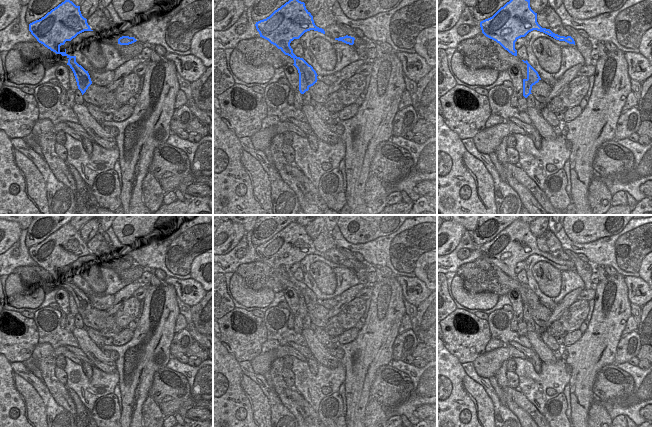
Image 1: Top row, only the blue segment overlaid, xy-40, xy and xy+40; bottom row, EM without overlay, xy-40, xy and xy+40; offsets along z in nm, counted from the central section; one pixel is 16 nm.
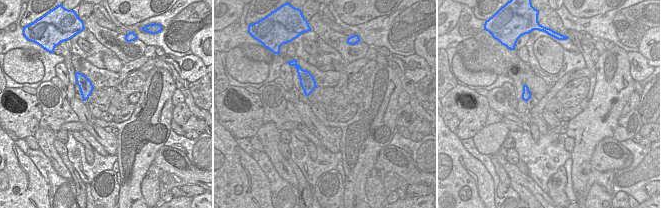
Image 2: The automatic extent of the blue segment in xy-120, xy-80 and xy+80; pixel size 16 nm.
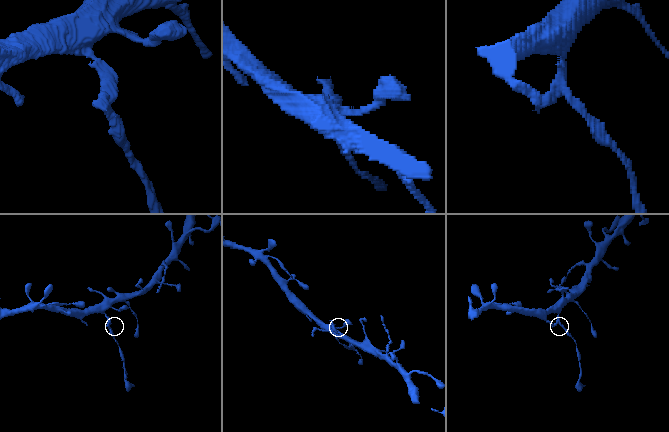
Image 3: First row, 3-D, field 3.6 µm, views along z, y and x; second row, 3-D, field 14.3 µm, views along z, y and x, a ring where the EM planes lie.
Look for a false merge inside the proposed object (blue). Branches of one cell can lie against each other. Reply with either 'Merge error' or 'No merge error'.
Merge error

